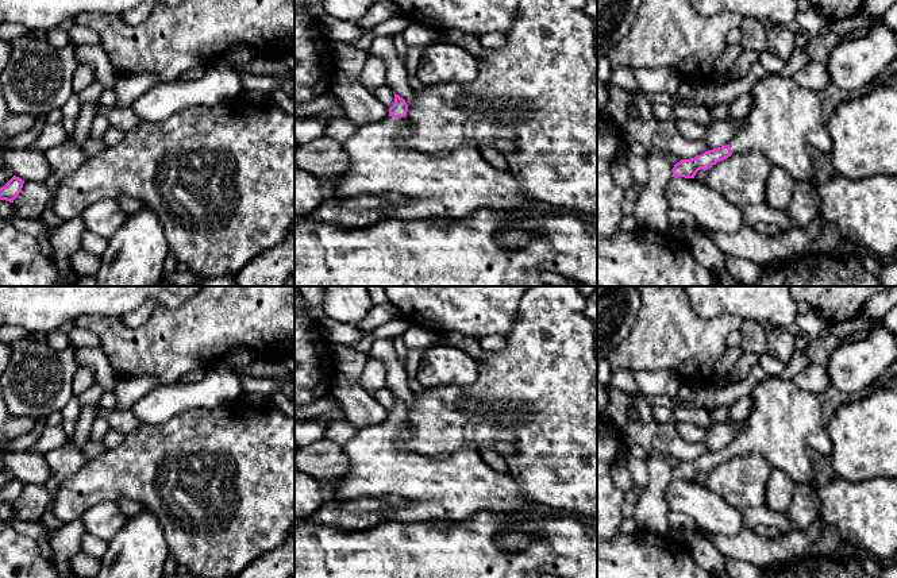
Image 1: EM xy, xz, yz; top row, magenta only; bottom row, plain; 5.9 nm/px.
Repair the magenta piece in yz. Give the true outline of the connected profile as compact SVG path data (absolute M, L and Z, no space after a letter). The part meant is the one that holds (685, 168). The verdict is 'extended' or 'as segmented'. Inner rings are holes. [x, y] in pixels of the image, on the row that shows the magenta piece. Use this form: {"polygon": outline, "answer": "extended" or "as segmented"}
{"polygon": "M777 74L761 78L751 92L755 101L747 124L725 146L681 159L673 167L674 177L694 178L698 170L708 170L734 154L758 151L796 182L813 182L808 149L832 151L817 92L801 86L793 77Z", "answer": "extended"}

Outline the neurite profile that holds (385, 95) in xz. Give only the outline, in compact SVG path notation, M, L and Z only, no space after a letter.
M385 85L380 89L377 89L373 96L380 100L381 103L384 103L388 108L390 108L394 104L394 93L393 90Z

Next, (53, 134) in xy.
M47 122L28 149L46 153L49 149L62 144L66 139L68 134L65 132L62 123Z

